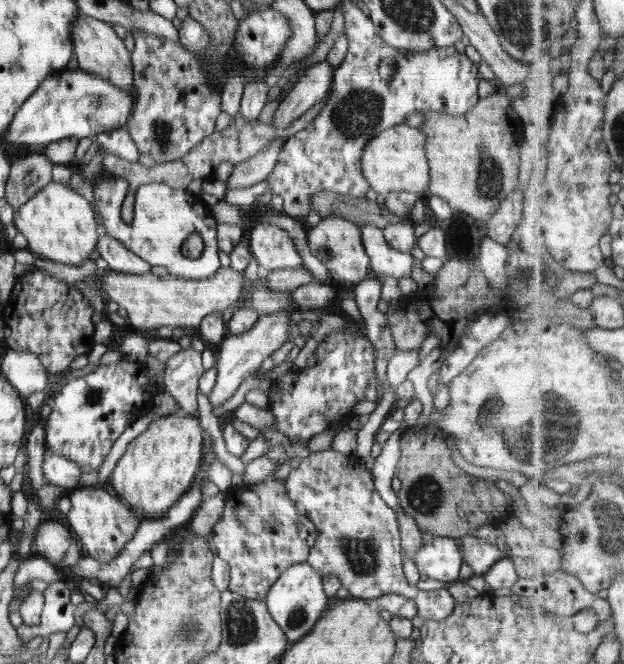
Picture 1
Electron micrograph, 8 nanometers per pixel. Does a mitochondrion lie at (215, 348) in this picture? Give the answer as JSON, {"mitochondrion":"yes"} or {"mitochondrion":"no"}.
{"mitochondrion":"no"}

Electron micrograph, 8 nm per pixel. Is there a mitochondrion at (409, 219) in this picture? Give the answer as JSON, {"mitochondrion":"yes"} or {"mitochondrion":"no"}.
{"mitochondrion":"no"}

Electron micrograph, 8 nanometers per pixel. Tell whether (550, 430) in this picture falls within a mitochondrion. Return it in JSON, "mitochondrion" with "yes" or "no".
{"mitochondrion":"yes"}

